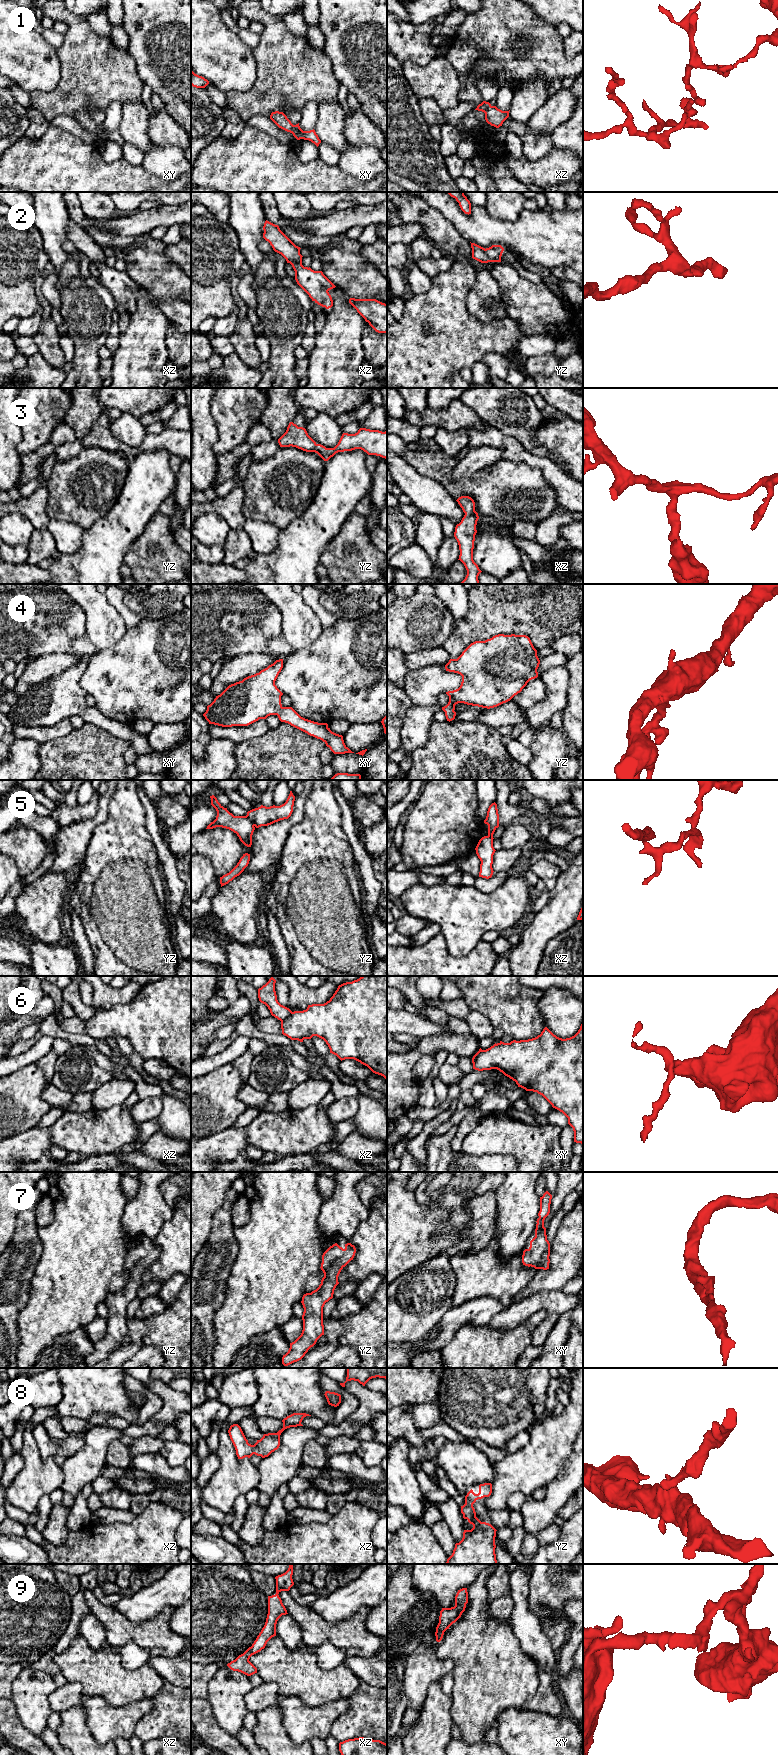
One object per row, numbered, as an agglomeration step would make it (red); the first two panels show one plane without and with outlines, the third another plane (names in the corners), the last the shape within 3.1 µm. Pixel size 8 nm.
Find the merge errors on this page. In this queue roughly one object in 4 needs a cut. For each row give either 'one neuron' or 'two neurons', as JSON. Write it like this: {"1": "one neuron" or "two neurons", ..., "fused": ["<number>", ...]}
{"1": "two neurons", "2": "one neuron", "3": "one neuron", "4": "one neuron", "5": "two neurons", "6": "two neurons", "7": "one neuron", "8": "one neuron", "9": "one neuron", "fused": ["1", "5", "6"]}

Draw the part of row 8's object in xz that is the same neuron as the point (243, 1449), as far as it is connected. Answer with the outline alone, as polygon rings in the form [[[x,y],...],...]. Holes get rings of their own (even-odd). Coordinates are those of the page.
[[[293,1413],[287,1416],[282,1420],[283,1428],[281,1430],[277,1433],[264,1434],[254,1445],[248,1443],[248,1440],[238,1424],[231,1425],[228,1433],[235,1447],[238,1459],[243,1459],[245,1457],[250,1458],[253,1454],[261,1456],[262,1458],[268,1457],[279,1448],[281,1433],[290,1427],[303,1426],[301,1422],[306,1416],[311,1415],[306,1413]]]

